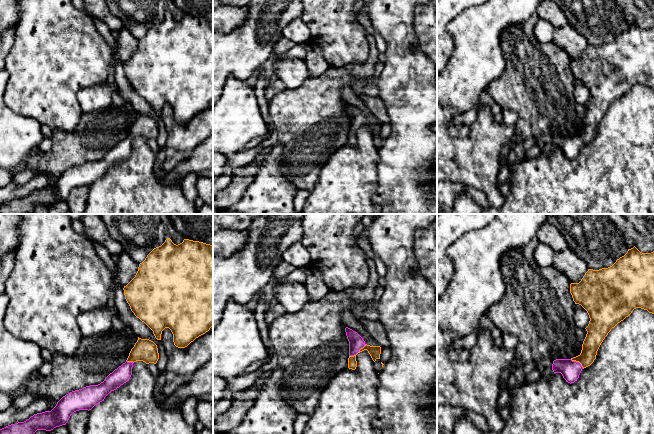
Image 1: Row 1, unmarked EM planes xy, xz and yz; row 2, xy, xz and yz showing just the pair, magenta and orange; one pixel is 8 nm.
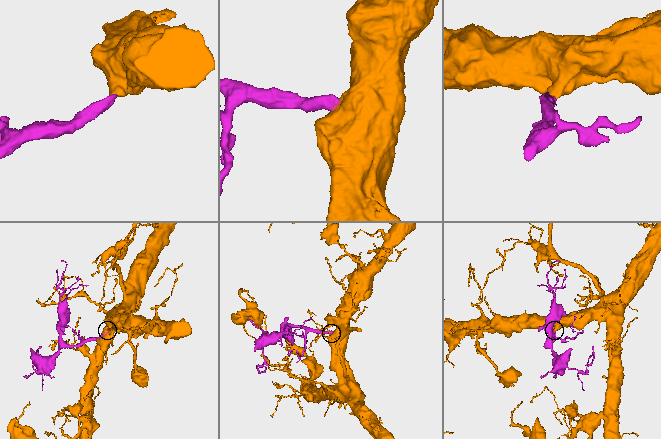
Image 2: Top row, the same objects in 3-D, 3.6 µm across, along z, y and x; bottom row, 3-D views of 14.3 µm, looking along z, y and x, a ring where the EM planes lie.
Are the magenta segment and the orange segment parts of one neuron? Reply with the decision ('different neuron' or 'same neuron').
same neuron

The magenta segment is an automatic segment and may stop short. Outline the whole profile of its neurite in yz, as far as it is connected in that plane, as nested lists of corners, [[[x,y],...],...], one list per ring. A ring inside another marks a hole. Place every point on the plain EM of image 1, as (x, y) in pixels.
[[[634,22],[612,42],[599,46],[588,45],[579,59],[570,60],[570,69],[575,80],[581,81],[590,94],[581,129],[571,135],[556,135],[552,140],[553,148],[561,149],[566,158],[571,160],[577,157],[584,144],[594,138],[601,119],[611,105],[634,85],[641,84],[654,90],[654,27],[642,29]]]

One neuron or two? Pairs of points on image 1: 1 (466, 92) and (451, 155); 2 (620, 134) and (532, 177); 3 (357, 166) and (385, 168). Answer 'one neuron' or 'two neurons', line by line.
1: two neurons
2: one neuron
3: two neurons

